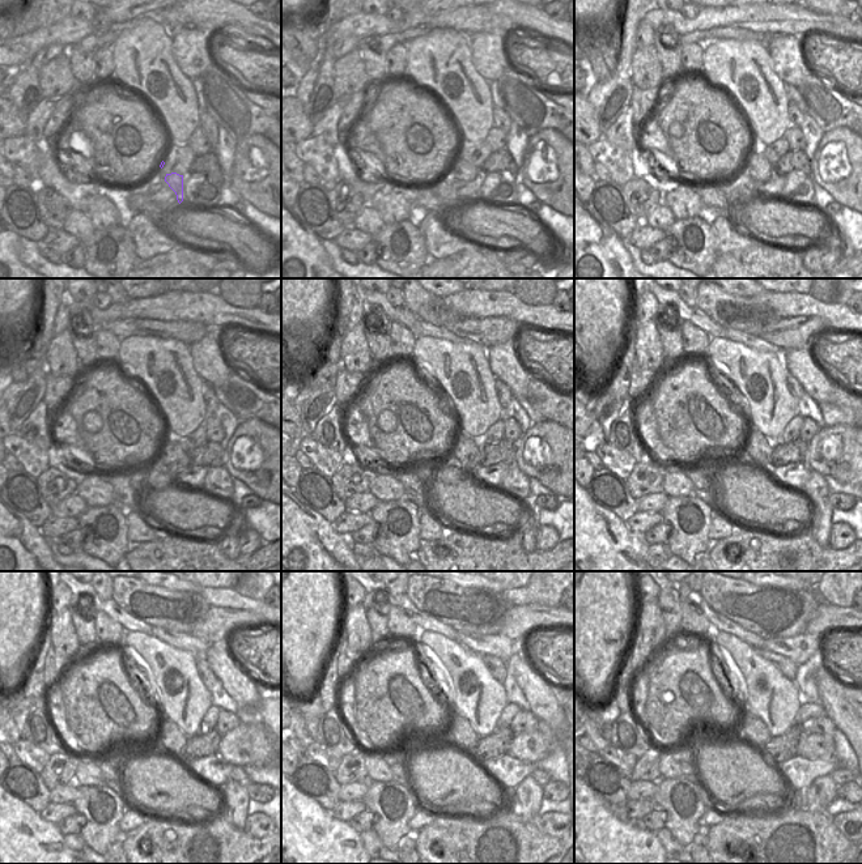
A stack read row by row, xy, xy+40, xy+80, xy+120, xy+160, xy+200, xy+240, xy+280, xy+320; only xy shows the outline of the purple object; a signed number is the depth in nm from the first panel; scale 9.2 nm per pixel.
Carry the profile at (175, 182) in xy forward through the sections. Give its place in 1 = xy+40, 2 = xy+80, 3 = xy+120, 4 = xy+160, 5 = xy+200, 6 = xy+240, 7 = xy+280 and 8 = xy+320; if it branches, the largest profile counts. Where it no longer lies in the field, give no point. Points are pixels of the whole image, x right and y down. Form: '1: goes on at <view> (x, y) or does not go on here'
1: goes on at xy+40 (465, 171)
2: goes on at xy+80 (759, 167)
3: goes on at xy+120 (172, 455)
4: goes on at xy+160 (465, 454)
5: goes on at xy+200 (759, 448)
6: goes on at xy+240 (172, 739)
7: goes on at xy+280 (459, 732)
8: goes on at xy+320 (750, 728)

